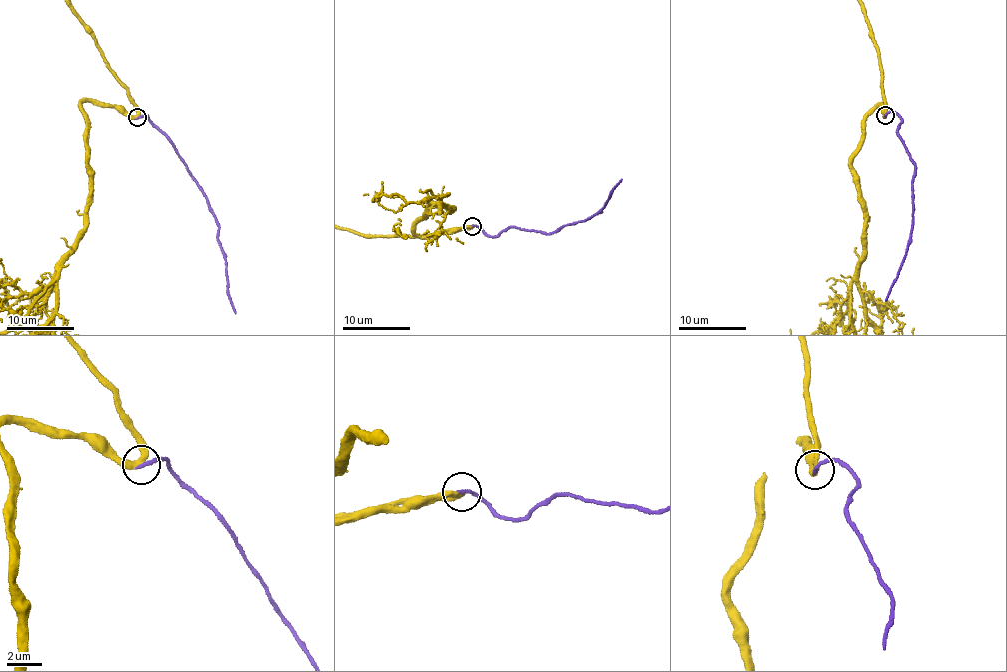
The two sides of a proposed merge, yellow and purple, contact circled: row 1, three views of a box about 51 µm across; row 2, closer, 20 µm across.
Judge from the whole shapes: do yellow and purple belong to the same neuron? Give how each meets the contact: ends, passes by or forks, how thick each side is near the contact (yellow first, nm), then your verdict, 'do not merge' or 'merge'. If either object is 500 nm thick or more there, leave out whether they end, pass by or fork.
yellow passes by; purple ends there; 320 nm thick on the yellow side, 220 nm on the other; merge

